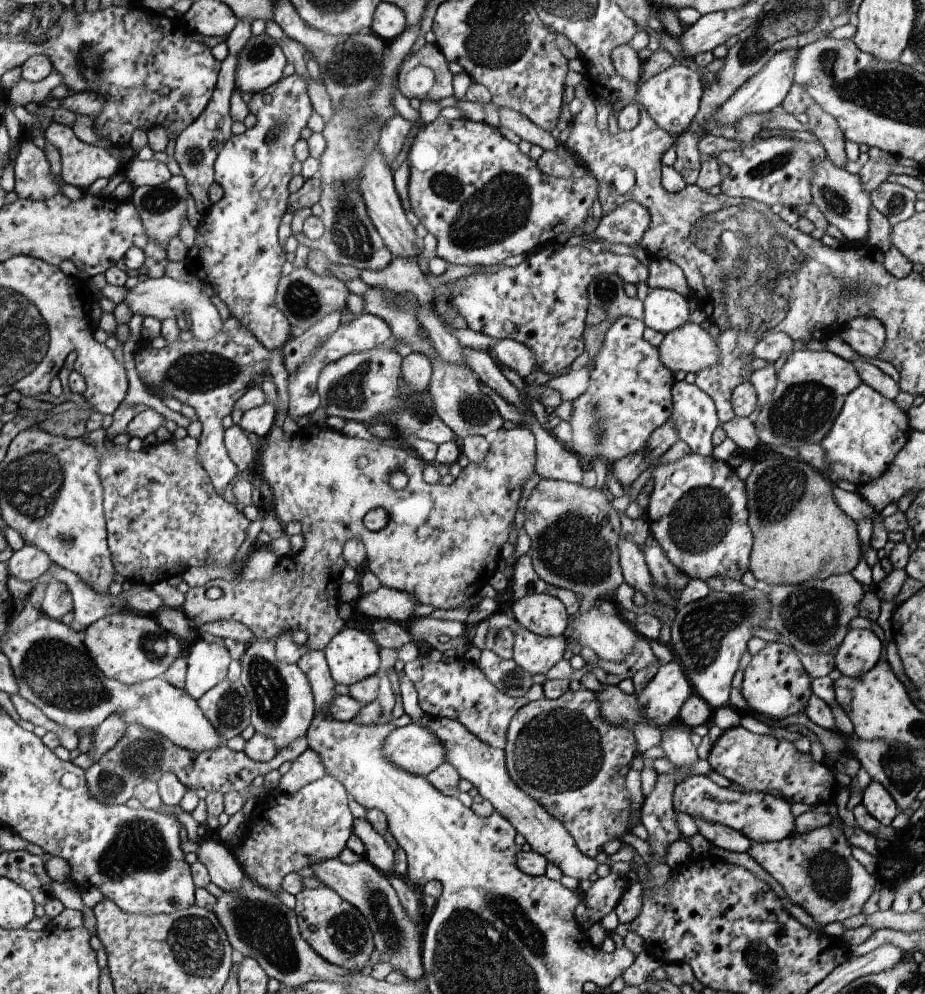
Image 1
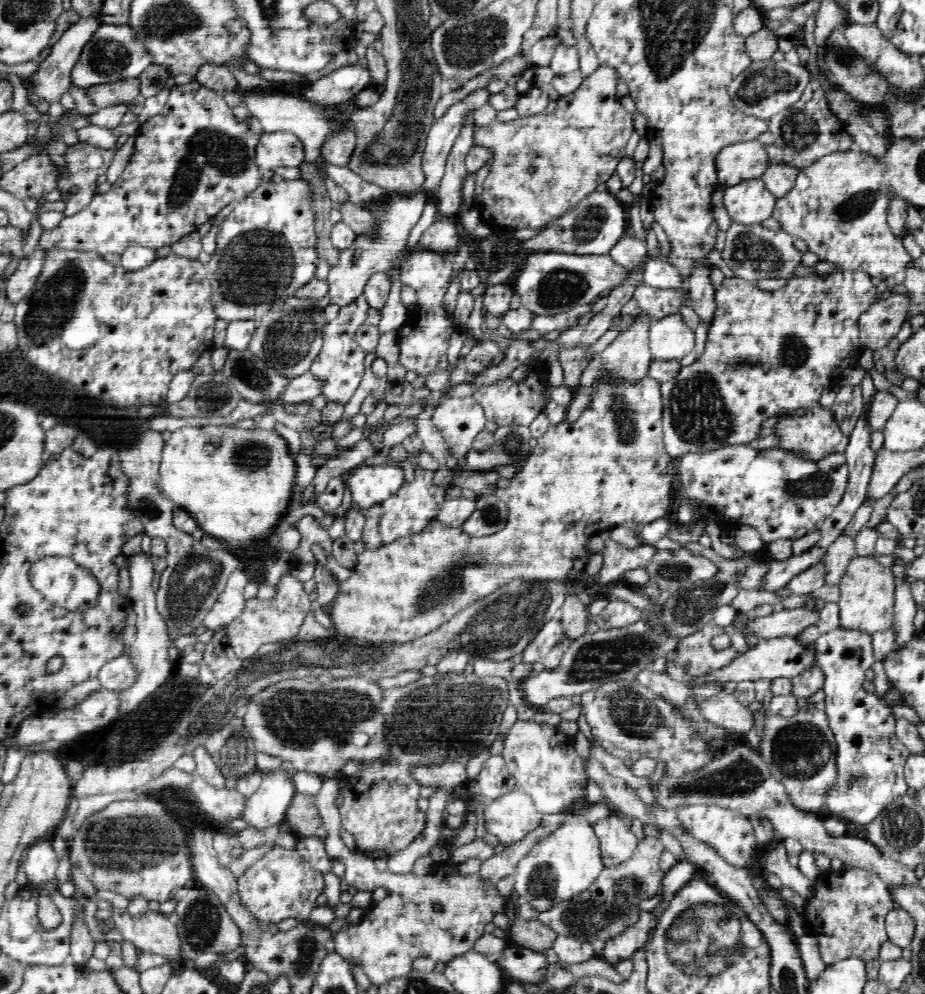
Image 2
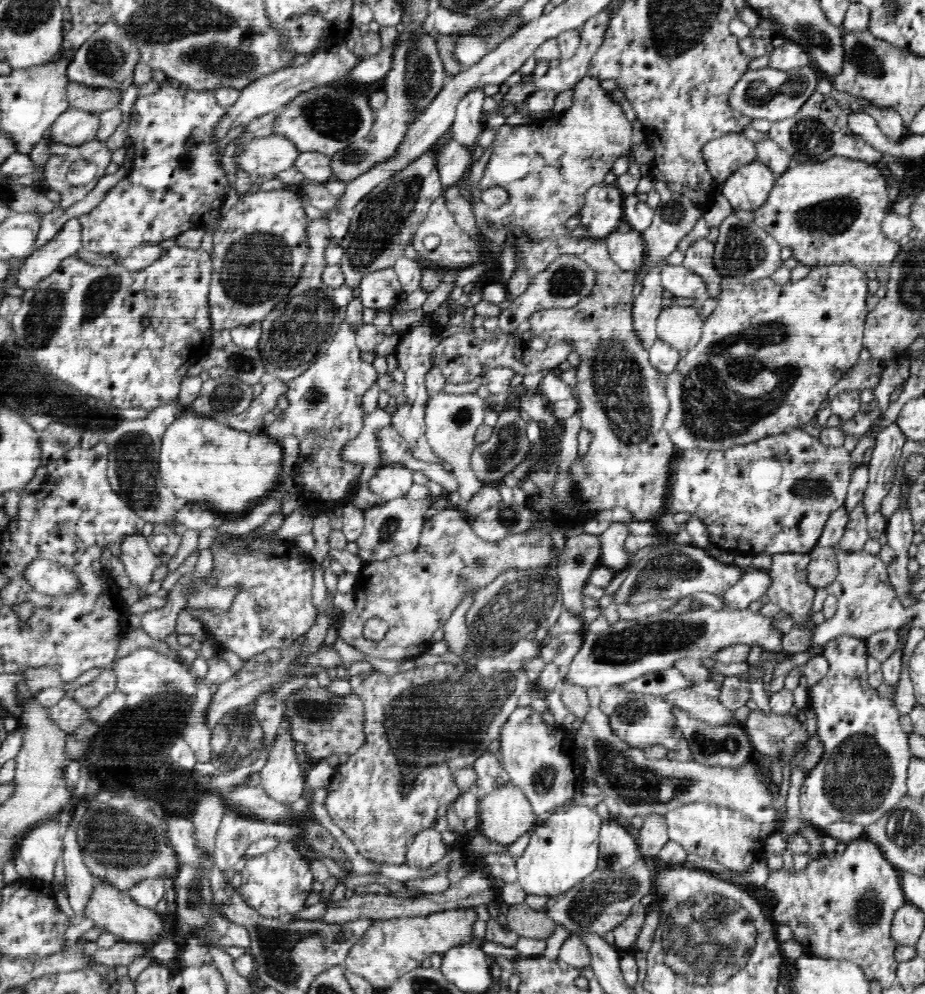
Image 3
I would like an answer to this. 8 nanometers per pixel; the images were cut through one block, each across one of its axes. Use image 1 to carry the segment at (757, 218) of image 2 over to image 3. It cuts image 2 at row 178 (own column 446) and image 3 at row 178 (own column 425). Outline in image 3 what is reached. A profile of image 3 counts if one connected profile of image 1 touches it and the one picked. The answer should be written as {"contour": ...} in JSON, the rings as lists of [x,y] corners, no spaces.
{"contour":[[[754,160],[743,165],[723,181],[722,193],[732,208],[757,209],[767,199],[774,186],[776,174],[768,165]]]}

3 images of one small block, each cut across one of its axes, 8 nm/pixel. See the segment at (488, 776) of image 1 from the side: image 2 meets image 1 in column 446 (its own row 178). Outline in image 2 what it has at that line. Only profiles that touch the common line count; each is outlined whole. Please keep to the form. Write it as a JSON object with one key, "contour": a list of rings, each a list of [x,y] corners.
{"contour":[[[758,139],[726,145],[715,157],[715,170],[722,188],[761,177],[770,164],[766,148]]]}

